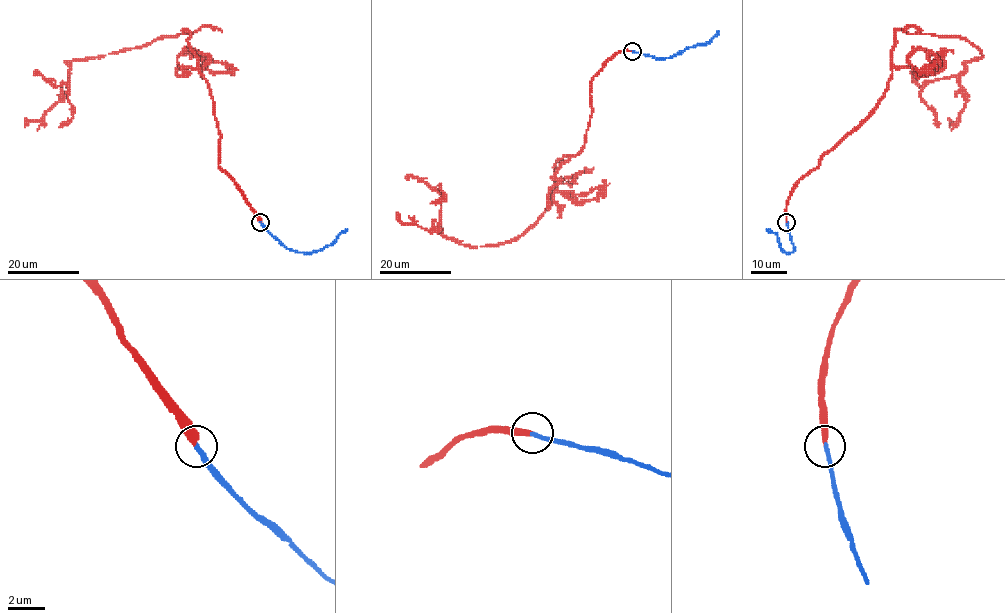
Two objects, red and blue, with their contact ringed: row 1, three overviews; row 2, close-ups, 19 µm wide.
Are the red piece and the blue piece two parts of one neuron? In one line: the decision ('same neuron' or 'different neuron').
same neuron

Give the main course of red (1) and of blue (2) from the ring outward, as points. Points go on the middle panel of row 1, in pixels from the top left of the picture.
1: (631, 51), (591, 81), (582, 149), (517, 237), (464, 245), (438, 229), (439, 185), (430, 202)
2: (632, 51), (659, 59), (673, 56), (689, 47), (708, 42), (717, 31)

